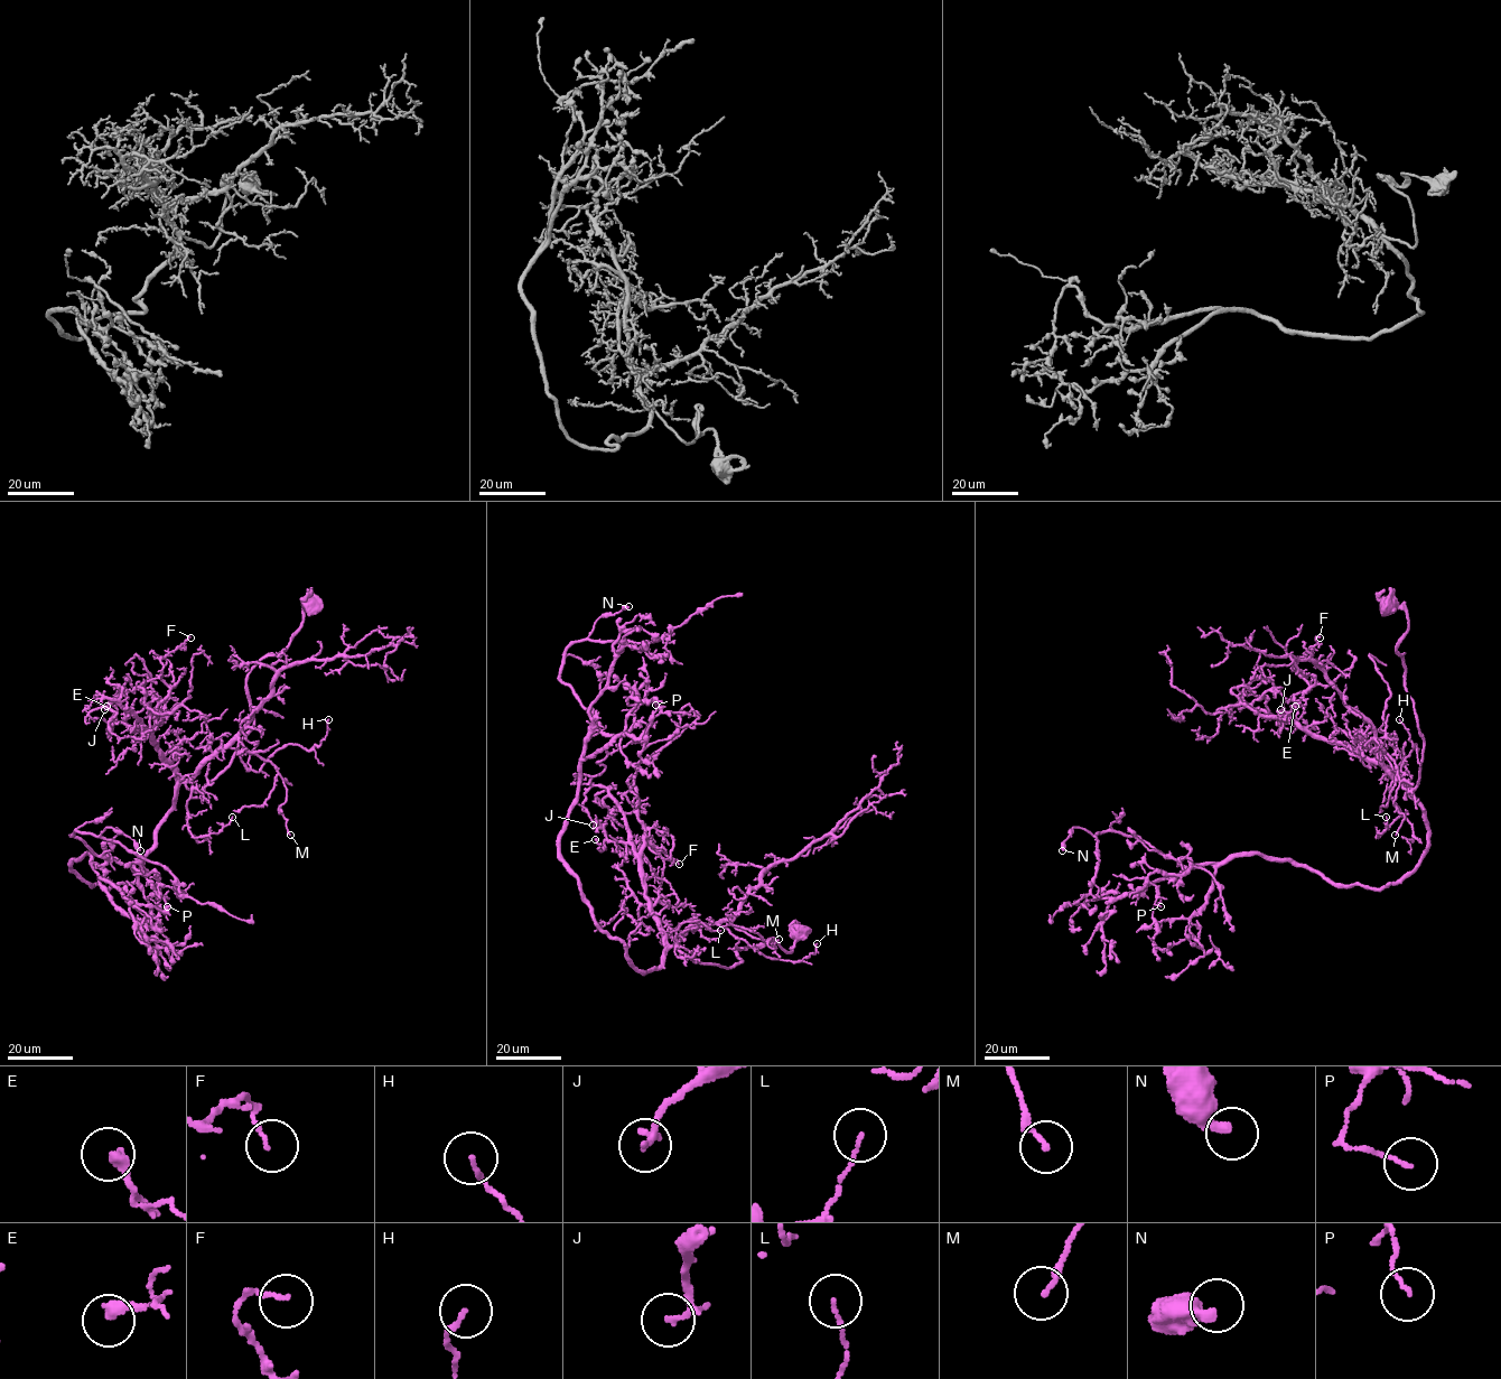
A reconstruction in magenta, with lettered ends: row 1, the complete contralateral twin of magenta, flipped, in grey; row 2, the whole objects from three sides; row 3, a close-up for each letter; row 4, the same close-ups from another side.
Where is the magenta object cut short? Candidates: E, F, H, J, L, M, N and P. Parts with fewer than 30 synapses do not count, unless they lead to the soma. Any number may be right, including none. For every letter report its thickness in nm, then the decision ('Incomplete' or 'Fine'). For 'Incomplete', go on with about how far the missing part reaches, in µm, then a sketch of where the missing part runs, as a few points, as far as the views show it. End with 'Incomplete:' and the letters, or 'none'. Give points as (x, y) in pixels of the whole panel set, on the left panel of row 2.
E: Thickness 340 nm. Fine
F: Thickness 110 nm. Fine
H: Thickness 130 nm. Fine
J: Thickness 110 nm. Fine
L: Thickness 90 nm. Fine
M: Thickness 170 nm. Fine
N: Thickness 360 nm. Fine
P: Thickness 80 nm. Fine
Incomplete: none

